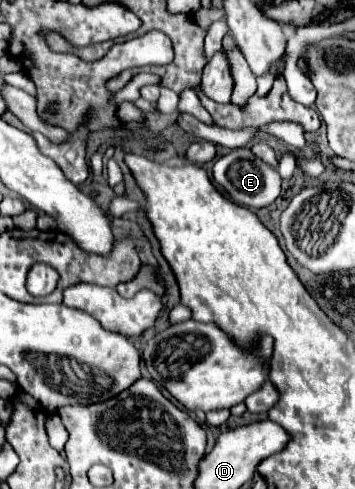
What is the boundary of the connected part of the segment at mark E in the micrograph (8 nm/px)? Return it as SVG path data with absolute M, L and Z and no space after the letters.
M235 148L229 154L221 156L213 166L213 180L227 192L231 202L245 208L265 208L273 204L281 192L279 172L263 164L263 160L253 156L249 148Z

